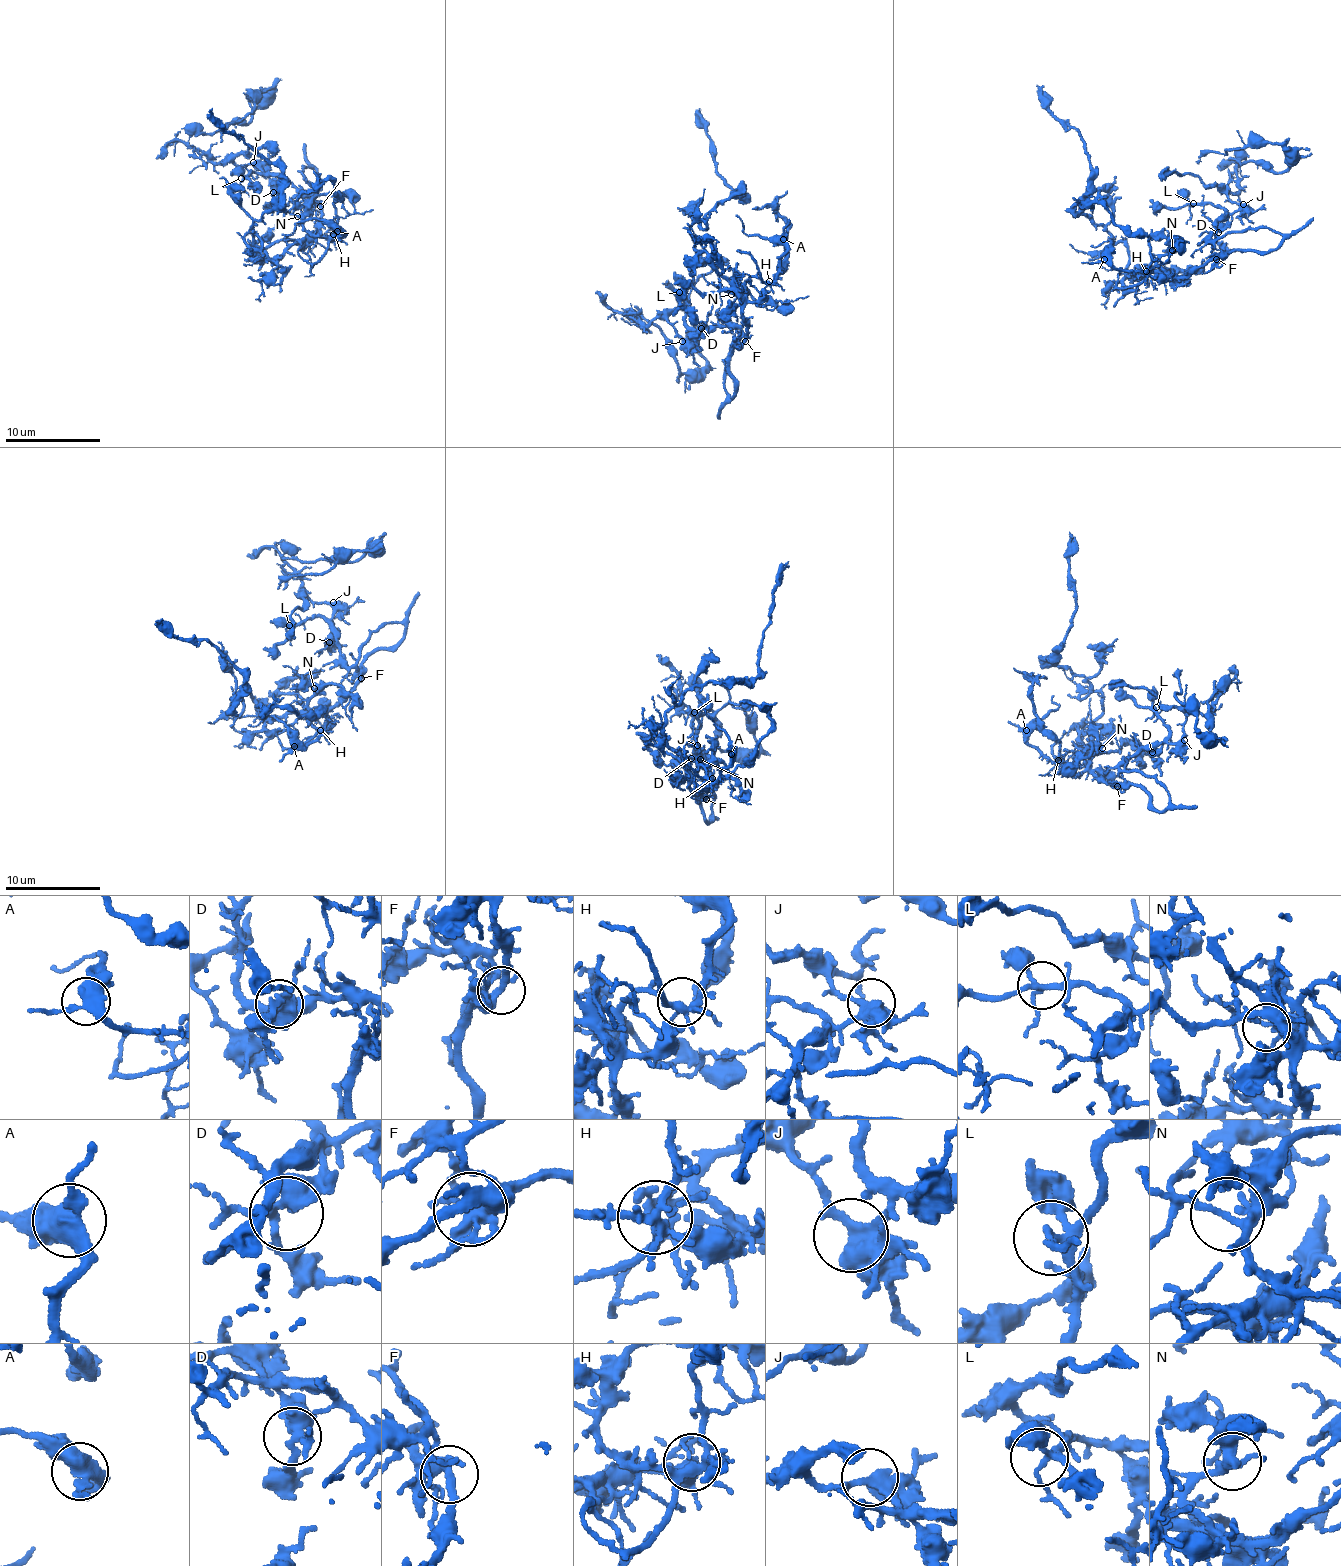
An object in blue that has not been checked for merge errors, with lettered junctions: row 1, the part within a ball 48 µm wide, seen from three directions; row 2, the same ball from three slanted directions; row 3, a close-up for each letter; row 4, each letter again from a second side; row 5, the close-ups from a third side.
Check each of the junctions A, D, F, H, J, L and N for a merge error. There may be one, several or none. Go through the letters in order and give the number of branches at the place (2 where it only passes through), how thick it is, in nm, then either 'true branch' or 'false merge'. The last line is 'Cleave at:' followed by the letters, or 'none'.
A: 3 branches meet; 440 nm thick; true branch
D: 3 branches meet; 340 nm thick; true branch
F: 3 branches meet; 320 nm thick; true branch
H: 9 branches meet; 260 nm thick; true branch
J: 3 branches meet; 420 nm thick; true branch
L: 4 branches meet; 220 nm thick; true branch
N: 4 branches meet; 200 nm thick; true branch
Cleave at: none

